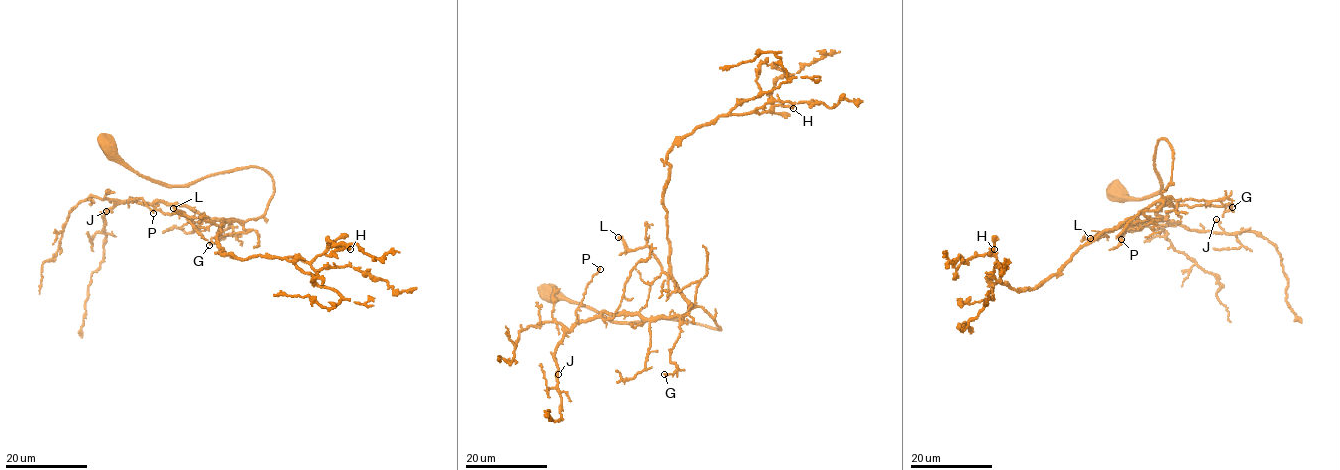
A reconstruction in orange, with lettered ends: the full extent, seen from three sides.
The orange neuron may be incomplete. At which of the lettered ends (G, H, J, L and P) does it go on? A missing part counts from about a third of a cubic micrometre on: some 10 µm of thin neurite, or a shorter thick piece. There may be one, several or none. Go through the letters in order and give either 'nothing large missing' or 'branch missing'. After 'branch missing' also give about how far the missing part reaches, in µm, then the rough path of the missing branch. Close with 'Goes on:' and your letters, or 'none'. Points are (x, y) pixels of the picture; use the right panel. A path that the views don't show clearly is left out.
G: nothing large missing
H: branch missing; missing 35 µm
J: nothing large missing
L: branch missing; missing 20 µm; course (1090, 238), (1080, 251), (1082, 255), (1096, 260), (1101, 256), (1119, 260)
P: nothing large missing
Goes on: H, L

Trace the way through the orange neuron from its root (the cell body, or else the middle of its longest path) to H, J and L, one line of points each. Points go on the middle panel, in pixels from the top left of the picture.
H: (551, 296), (613, 321), (720, 329), (671, 273), (667, 154), (719, 116), (793, 108)
J: (551, 296), (613, 321), (721, 327), (702, 307), (649, 319), (603, 312), (564, 336), (558, 374)
L: (551, 296), (613, 321), (662, 318), (720, 329), (687, 299), (651, 249), (628, 249), (618, 237)

